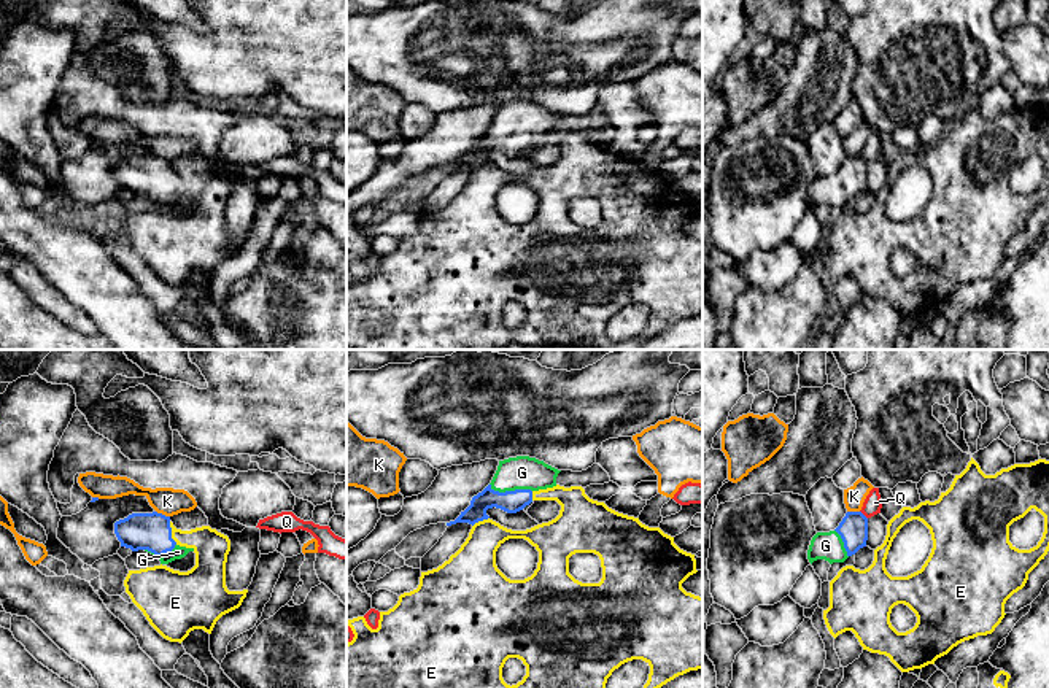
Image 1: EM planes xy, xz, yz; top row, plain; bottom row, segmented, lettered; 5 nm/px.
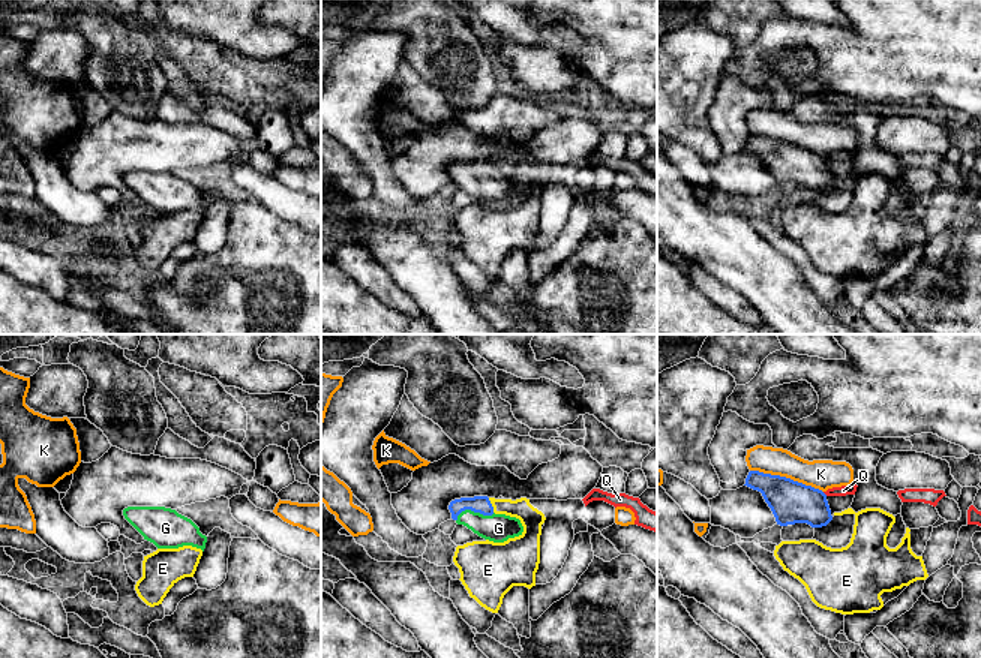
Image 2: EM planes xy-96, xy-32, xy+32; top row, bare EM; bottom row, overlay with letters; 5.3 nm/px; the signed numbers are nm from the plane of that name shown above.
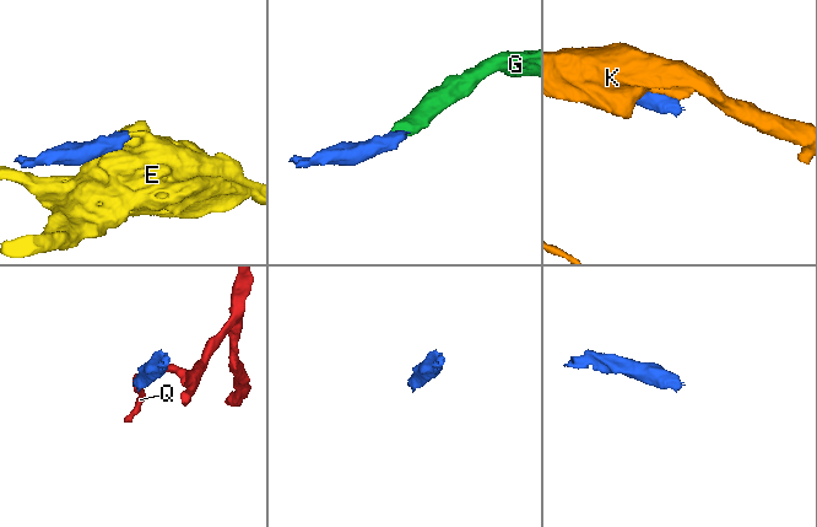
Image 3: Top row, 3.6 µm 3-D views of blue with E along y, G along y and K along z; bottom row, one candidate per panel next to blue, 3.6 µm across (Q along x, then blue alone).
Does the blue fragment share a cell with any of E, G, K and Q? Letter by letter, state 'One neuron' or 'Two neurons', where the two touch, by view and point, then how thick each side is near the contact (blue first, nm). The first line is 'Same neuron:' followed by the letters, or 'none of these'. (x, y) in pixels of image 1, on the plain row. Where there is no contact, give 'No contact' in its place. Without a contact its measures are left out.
Same neuron: G
E: Two neurons. Touches blue at xy (170, 177). Thickness 190 nm (blue) against 170 nm
G: One neuron. Touches blue at xz (510, 135). Thickness 110 nm (blue) against 170 nm
K: Two neurons. Touches blue at xy (161, 158). Thickness 190 nm (blue) against 140 nm
Q: Two neurons. Touches blue at yz (863, 159). Thickness 140 nm (blue) against 90 nm

